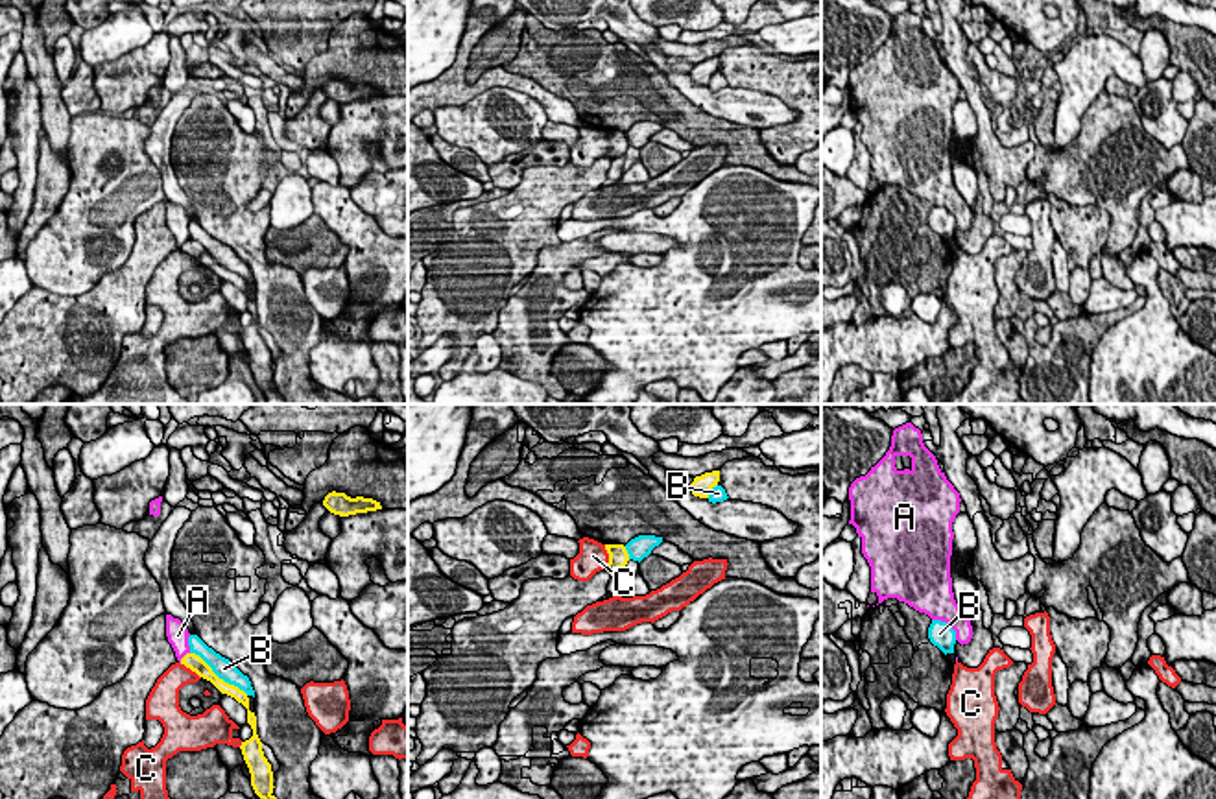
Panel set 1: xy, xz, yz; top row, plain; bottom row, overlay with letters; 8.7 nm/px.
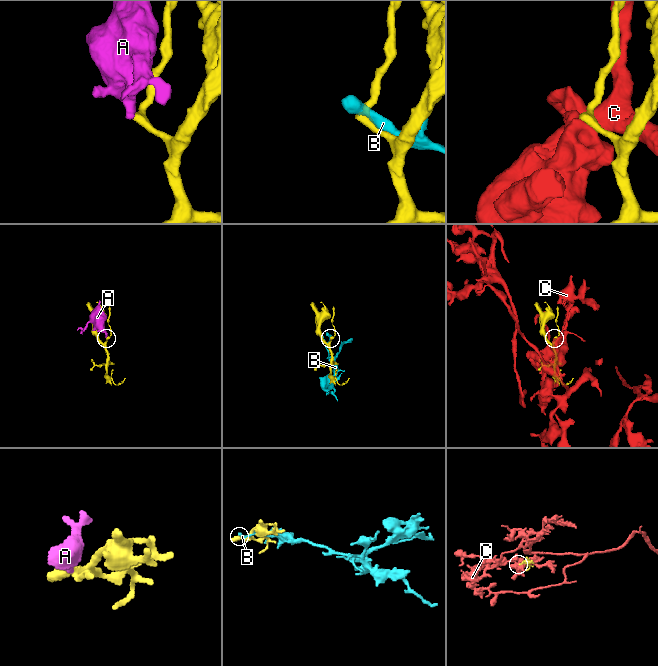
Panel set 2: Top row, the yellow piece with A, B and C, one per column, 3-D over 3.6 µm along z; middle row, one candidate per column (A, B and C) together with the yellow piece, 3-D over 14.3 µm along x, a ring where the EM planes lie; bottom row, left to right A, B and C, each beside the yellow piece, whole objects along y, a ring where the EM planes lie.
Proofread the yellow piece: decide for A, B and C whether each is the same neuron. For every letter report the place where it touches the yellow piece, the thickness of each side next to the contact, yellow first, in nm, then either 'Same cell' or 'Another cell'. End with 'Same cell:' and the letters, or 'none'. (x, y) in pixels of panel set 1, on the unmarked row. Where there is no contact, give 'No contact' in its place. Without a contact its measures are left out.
A: Touches yellow at xy (183, 244). Thickness 140 nm (yellow) against 190 nm. Another cell
B: Touches yellow at xy (218, 264). Thickness 140 nm (yellow) against 180 nm. Another cell
C: Touches yellow at xz (609, 143). Thickness 170 nm (yellow) against 260 nm. Another cell
Same cell: none

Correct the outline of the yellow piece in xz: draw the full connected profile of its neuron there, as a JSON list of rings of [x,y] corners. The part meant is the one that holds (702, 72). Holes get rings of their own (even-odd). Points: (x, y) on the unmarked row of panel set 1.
[[[720,57],[705,59],[696,63],[694,68],[688,72],[694,83],[709,85],[710,78],[720,68]]]

